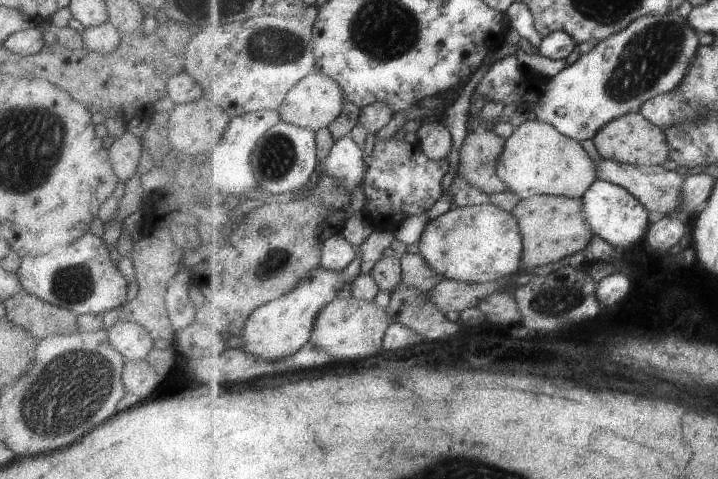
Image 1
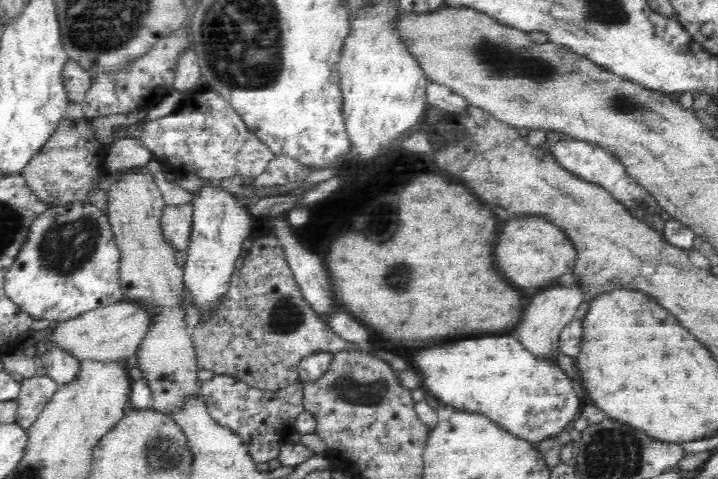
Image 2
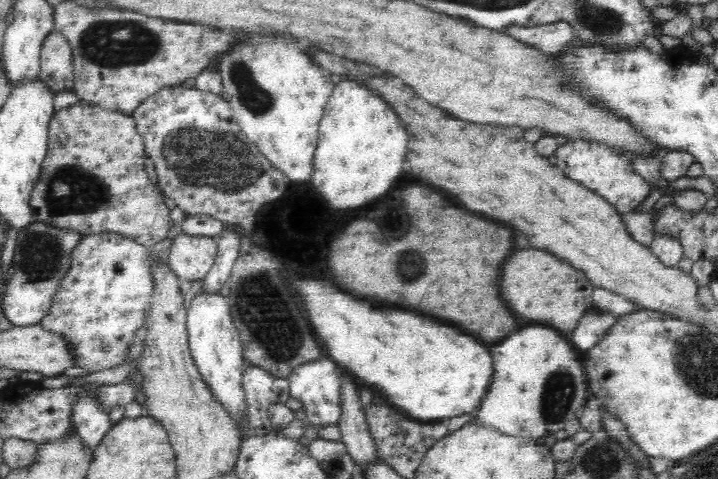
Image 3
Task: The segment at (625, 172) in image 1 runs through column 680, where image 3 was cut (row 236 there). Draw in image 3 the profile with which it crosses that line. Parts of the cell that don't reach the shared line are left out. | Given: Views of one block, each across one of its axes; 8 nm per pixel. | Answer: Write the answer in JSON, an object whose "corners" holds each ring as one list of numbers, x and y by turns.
{"corners":[[176,234,170,246,169,265,178,278,202,280,215,262,217,241,206,235]]}

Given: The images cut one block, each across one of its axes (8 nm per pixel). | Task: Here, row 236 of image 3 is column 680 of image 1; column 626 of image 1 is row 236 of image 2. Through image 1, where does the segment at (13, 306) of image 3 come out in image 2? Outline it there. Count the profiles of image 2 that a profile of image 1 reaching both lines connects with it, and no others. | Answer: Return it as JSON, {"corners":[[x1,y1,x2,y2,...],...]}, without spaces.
{"corners":[[85,201,56,205,46,210,32,224,25,245,20,249,16,262,5,276,4,289,6,295,20,307,20,310,35,319,46,319,54,325,76,318,96,307,123,301,125,297,120,286,119,260,119,248,114,240,107,211,102,211]]}

